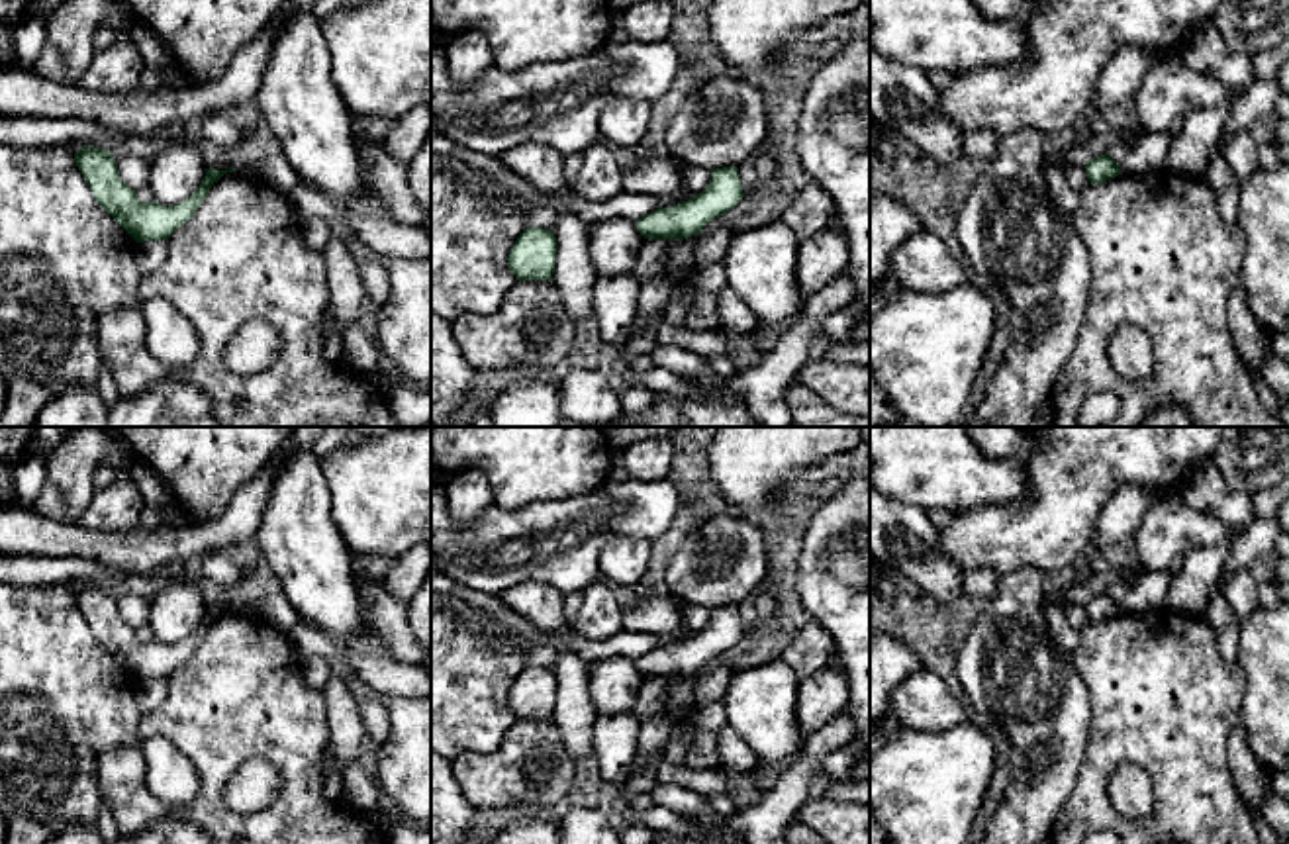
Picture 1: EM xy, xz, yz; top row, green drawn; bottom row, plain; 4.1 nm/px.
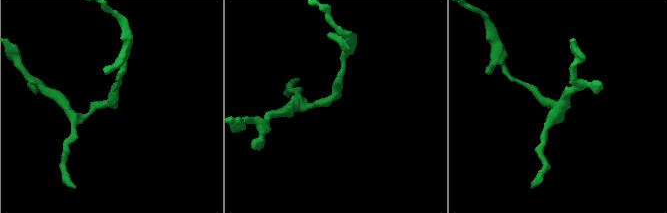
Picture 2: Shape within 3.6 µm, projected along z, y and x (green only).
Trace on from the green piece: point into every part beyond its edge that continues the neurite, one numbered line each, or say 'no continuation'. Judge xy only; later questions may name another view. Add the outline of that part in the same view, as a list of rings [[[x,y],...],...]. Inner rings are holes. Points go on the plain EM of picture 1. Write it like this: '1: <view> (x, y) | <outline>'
no continuation

